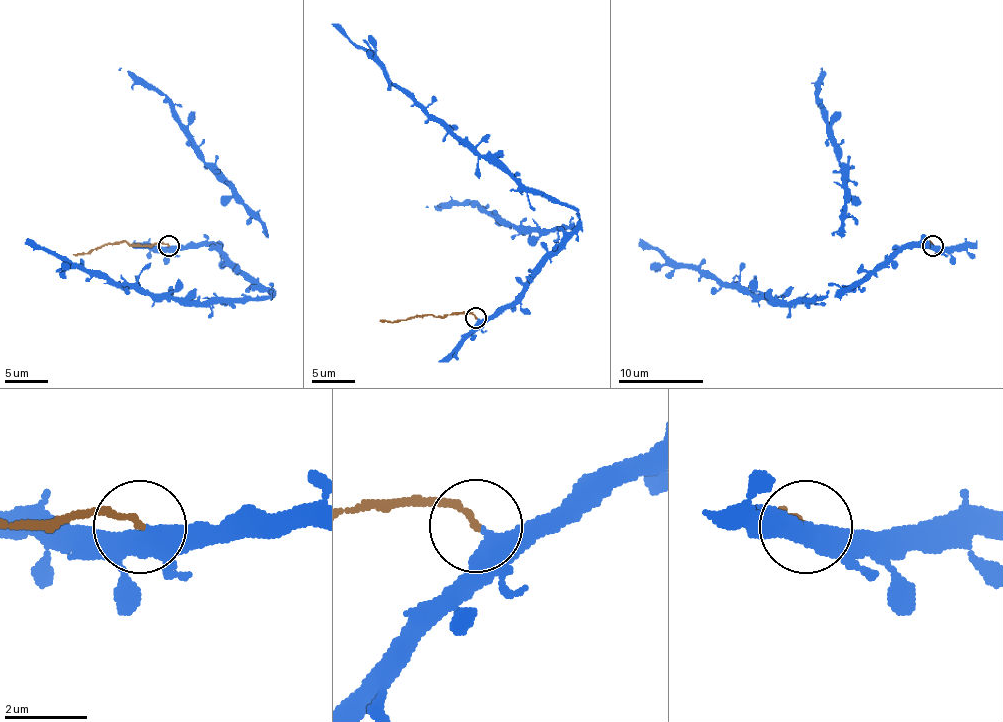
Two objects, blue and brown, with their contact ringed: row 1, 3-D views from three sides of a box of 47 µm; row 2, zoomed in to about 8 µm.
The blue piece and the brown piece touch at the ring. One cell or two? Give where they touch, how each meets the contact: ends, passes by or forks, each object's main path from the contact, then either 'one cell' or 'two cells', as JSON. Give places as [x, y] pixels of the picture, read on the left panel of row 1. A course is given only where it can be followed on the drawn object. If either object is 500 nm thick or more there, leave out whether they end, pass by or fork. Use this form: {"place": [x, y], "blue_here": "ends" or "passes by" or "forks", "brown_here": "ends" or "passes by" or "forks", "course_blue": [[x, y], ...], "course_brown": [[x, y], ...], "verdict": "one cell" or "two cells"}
{"place": [169, 246], "blue_here": "ends", "brown_here": "ends", "course_blue": [[170, 245], [213, 245], [251, 279], [272, 286], [270, 294], [200, 303], [153, 298], [68, 267], [25, 239]], "course_brown": [[168, 245], [136, 245], [115, 241], [85, 254], [72, 254]], "verdict": "two cells"}

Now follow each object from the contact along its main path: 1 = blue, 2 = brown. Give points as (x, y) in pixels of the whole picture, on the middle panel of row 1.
1: (477, 318), (494, 318), (520, 293), (528, 276), (579, 224), (577, 212), (526, 193), (460, 144), (332, 24)
2: (475, 318), (473, 314), (422, 314), (392, 322), (379, 320)

